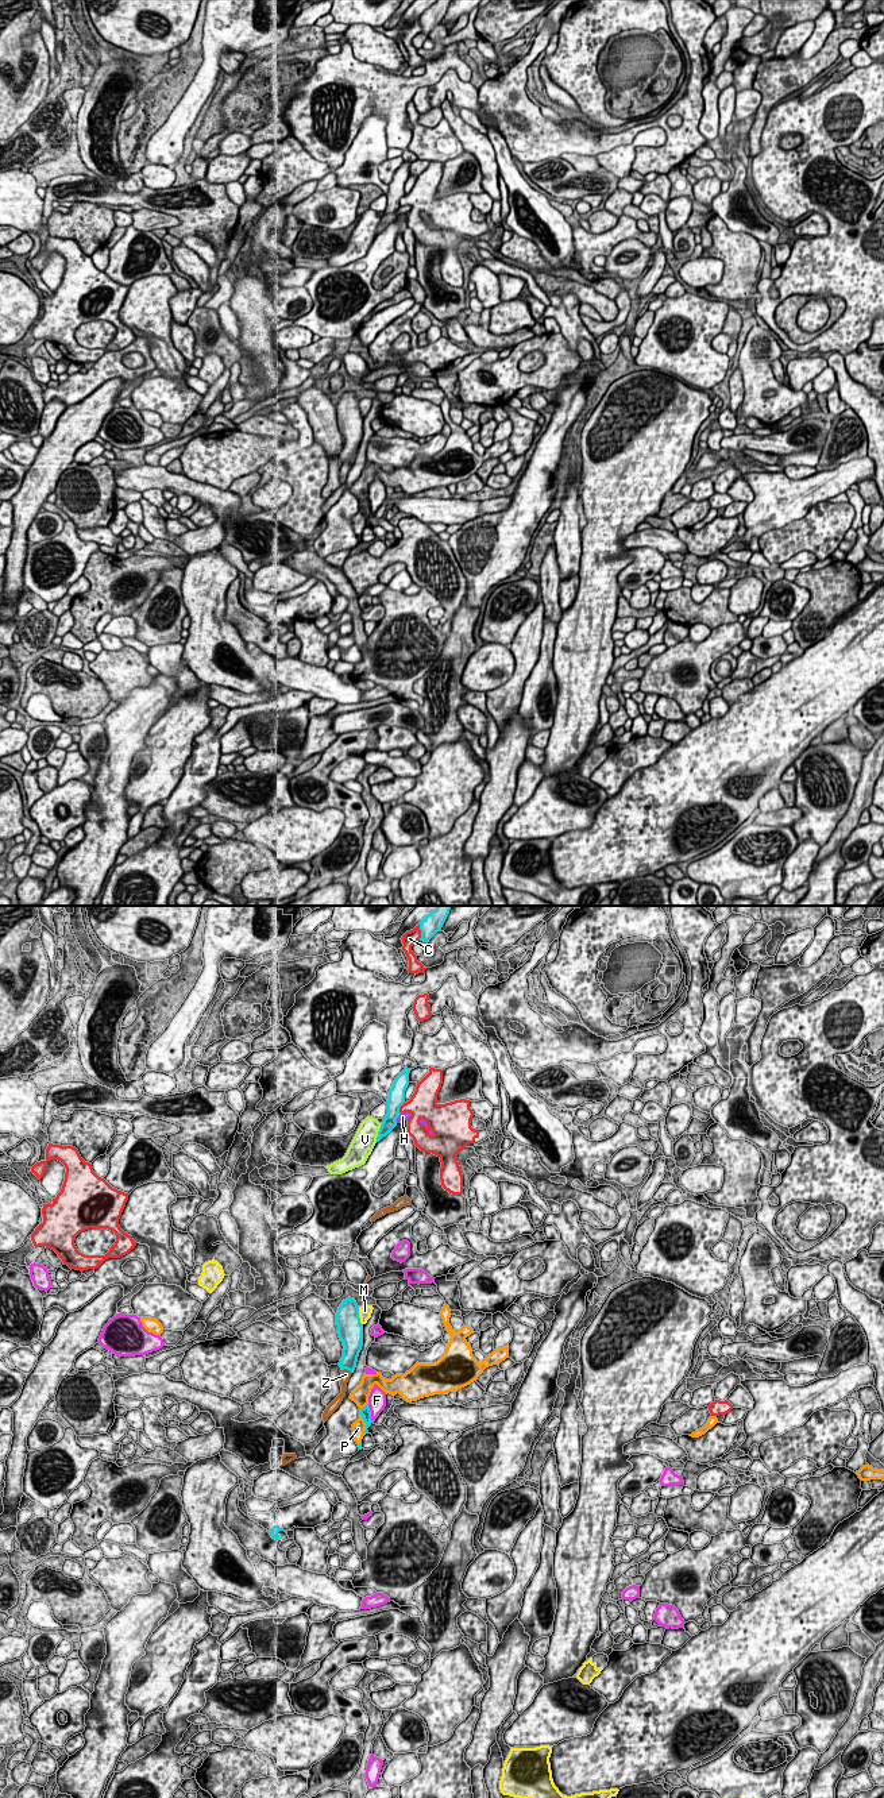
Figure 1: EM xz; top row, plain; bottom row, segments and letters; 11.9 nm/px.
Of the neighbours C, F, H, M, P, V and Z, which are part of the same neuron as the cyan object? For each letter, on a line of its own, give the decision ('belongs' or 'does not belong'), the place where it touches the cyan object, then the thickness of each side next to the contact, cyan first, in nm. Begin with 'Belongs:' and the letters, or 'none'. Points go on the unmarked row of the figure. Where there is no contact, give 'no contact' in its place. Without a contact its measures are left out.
Belongs: none
C: does not belong; meets cyan in xz at (421, 26); 240 nm thick on the cyan side, 180 nm on the other
F: does not belong; meets cyan in xz at (370, 506); 120 nm thick on the cyan side, 220 nm on the other
H: does not belong; meets cyan in xz at (397, 209); 190 nm thick on the cyan side, 100 nm on the other
M: does not belong; meets cyan in xz at (358, 409); 300 nm thick on the cyan side, 160 nm on the other
P: does not belong; meets cyan in xz at (365, 514); 120 nm thick on the cyan side, 160 nm on the other
V: does not belong; meets cyan in xz at (378, 226); 160 nm thick on the cyan side, 280 nm on the other
Z: does not belong; meets cyan in xz at (347, 462); 200 nm thick on the cyan side, 120 nm on the other

